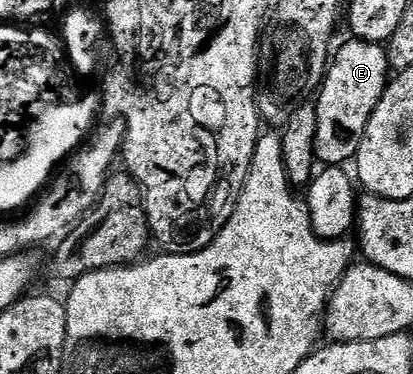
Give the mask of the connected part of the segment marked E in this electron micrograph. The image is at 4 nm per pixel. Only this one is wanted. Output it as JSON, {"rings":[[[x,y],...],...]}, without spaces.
{"rings":[[[350,39],[347,45],[337,46],[326,75],[316,93],[318,122],[314,140],[315,158],[326,167],[342,167],[358,155],[368,119],[382,98],[388,84],[387,50],[373,41]]]}

